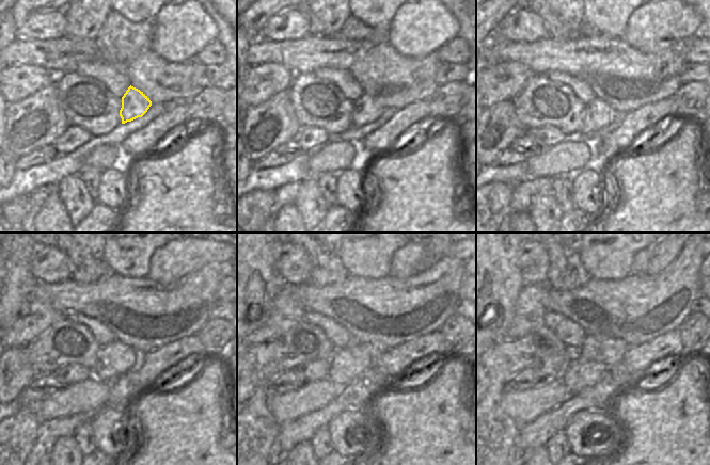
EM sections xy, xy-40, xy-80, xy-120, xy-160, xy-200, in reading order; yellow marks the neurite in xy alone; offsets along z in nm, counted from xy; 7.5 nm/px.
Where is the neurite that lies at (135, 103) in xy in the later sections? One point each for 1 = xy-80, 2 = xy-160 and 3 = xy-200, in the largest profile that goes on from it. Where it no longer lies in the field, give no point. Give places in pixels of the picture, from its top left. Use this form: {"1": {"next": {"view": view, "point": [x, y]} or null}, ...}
{"1": {"next": {"view": "xy-80", "point": [598, 115]}}, "2": {"next": {"view": "xy-160", "point": [347, 364]}}, "3": {"next": {"view": "xy-200", "point": [581, 374]}}}

